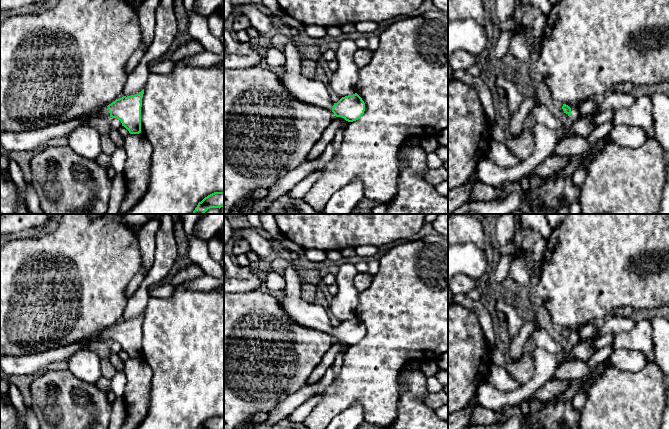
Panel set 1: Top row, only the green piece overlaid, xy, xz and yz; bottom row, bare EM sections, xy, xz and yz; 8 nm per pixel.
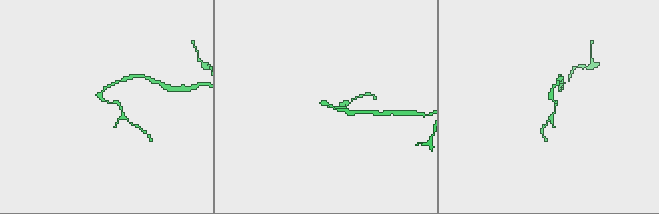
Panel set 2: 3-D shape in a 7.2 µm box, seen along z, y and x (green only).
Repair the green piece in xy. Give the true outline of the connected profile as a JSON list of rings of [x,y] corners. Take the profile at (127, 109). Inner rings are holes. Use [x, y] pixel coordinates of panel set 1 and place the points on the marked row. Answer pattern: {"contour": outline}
{"contour": [[[144,89],[132,96],[123,96],[103,107],[99,118],[117,118],[130,134],[141,133],[141,107]]]}

